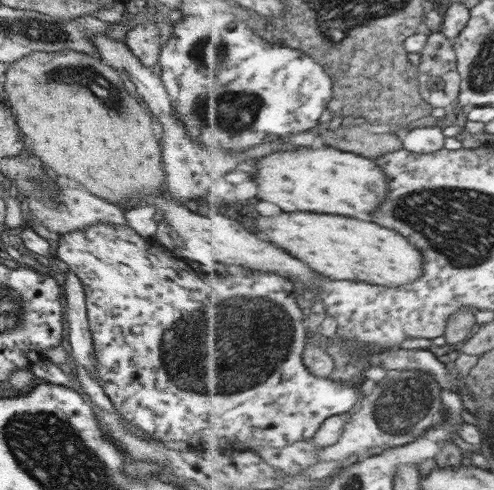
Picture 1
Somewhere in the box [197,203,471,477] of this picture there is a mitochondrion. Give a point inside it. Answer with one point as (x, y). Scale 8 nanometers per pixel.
(398, 409)

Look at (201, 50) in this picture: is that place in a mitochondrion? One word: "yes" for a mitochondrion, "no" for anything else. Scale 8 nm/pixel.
yes

